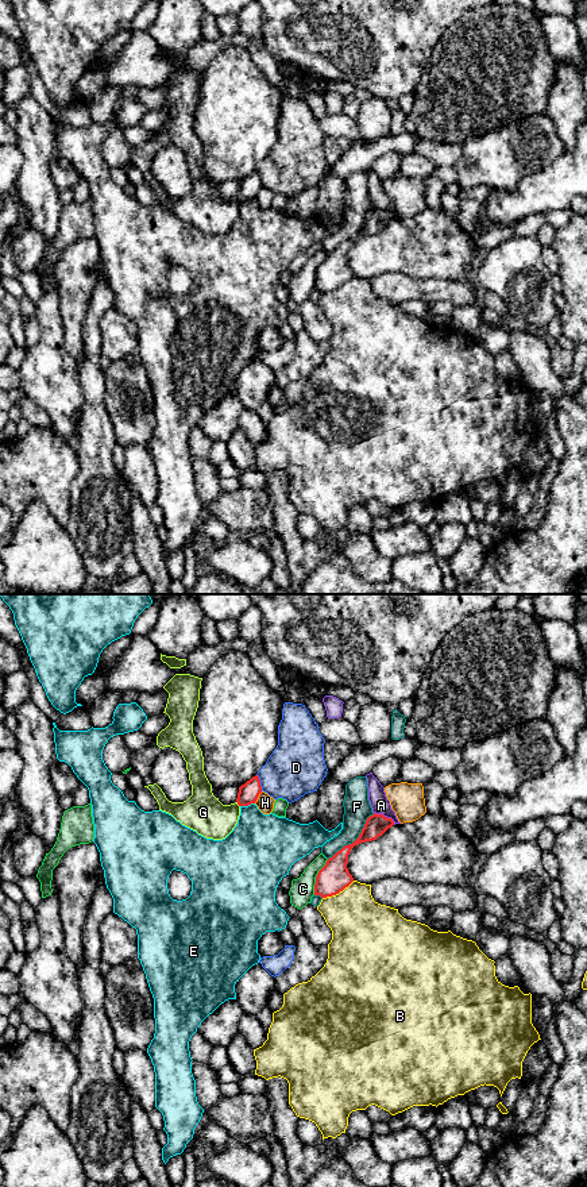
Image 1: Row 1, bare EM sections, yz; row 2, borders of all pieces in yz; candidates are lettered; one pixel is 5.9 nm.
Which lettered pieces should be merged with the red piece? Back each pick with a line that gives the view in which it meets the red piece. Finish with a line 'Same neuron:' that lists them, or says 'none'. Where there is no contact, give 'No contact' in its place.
Same neuron: none

